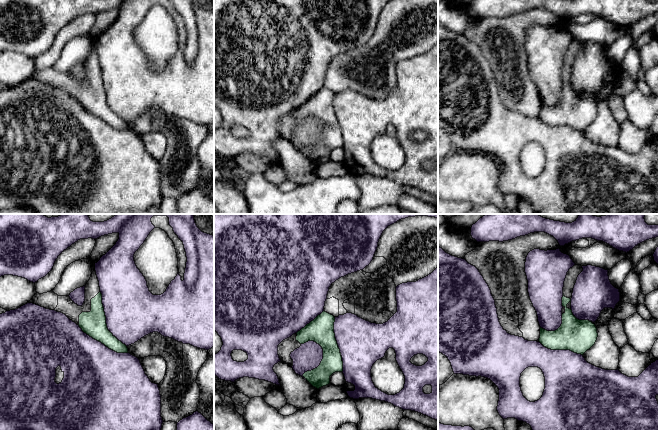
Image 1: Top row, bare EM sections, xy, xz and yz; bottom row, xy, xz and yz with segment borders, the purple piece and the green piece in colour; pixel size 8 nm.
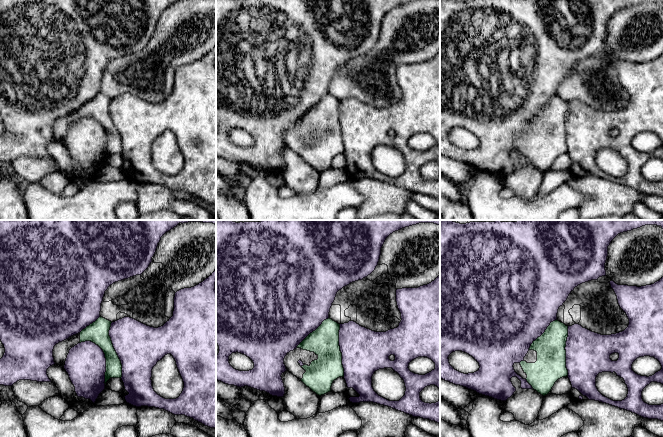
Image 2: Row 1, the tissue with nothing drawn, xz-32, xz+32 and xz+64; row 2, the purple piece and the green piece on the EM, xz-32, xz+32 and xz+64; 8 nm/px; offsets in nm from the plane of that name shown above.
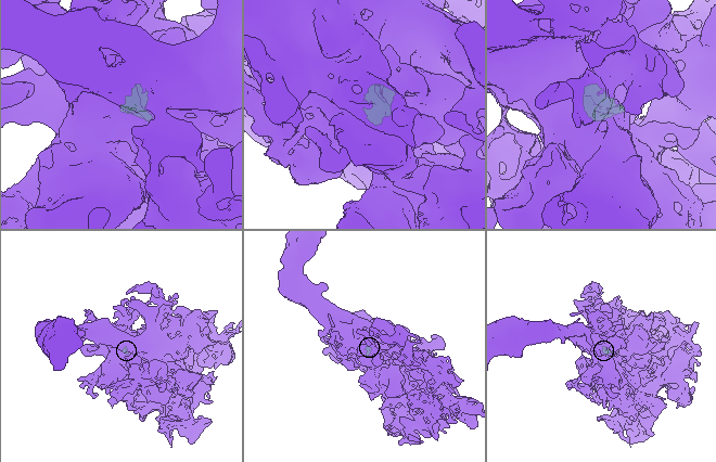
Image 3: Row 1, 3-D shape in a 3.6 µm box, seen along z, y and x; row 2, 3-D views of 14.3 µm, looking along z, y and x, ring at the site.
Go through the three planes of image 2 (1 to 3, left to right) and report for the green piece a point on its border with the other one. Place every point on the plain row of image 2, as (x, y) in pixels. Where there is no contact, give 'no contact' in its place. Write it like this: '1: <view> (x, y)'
1: xz-32 (104, 131)
2: xz+32 (340, 126)
3: xz+64 (566, 127)

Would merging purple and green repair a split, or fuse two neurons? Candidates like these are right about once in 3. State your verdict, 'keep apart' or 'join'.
keep apart

